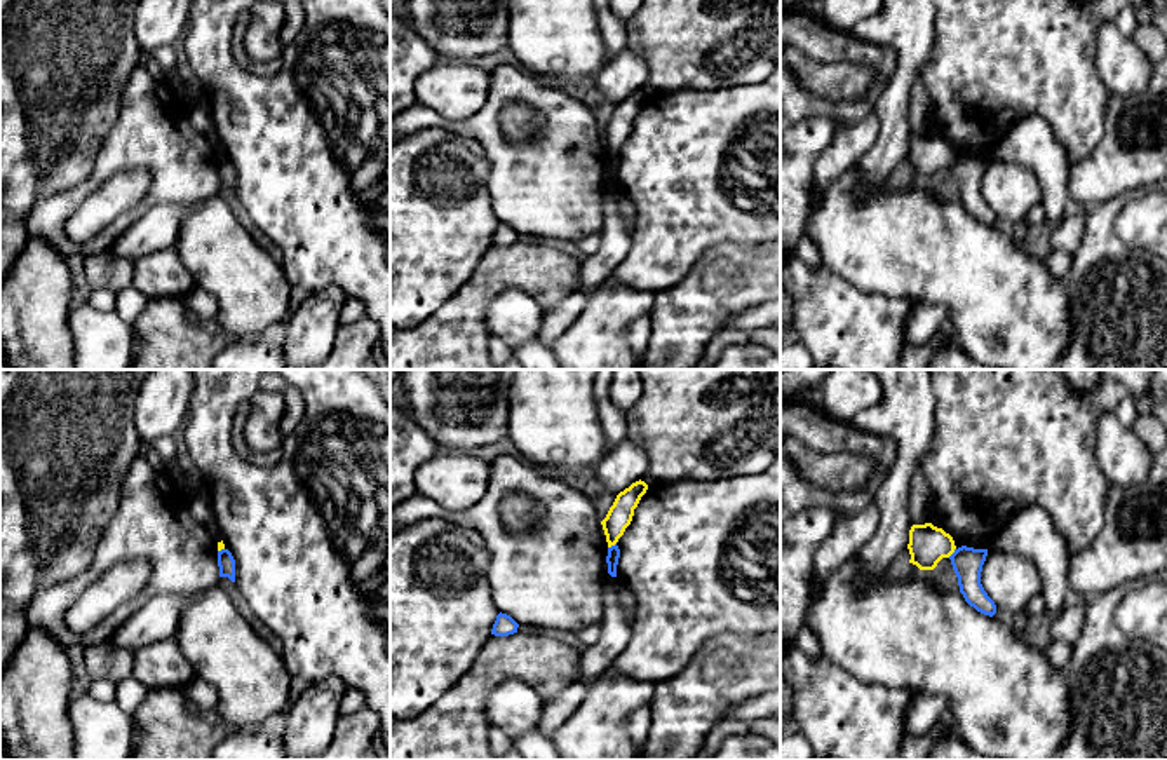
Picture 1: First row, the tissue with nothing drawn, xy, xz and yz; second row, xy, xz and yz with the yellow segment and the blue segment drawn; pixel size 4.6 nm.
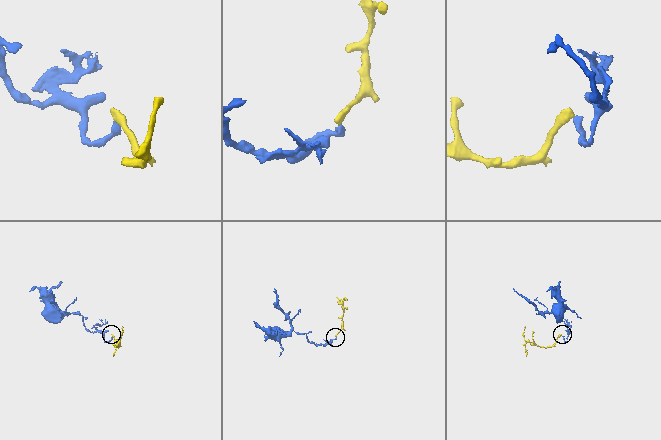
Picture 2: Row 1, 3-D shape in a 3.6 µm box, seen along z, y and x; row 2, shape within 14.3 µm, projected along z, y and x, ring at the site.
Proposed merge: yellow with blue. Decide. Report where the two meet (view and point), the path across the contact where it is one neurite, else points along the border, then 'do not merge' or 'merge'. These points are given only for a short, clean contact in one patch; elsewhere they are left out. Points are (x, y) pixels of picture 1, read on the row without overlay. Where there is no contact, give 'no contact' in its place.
meets yellow in yz at (951, 162); border along yz (955, 157), (948, 166); do not merge

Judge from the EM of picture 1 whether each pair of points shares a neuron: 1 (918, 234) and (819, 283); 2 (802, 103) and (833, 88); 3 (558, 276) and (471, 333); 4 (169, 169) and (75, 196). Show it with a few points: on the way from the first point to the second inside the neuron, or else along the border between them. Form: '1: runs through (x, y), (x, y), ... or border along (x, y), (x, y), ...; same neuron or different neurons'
1: border along (824, 265), (861, 290), (873, 293); different neurons
2: border along (798, 81), (822, 96), (857, 100); different neurons
3: runs through (530, 276), (500, 276), (471, 305); same neuron
4: runs through (147, 157), (117, 157), (98, 176); same neuron

